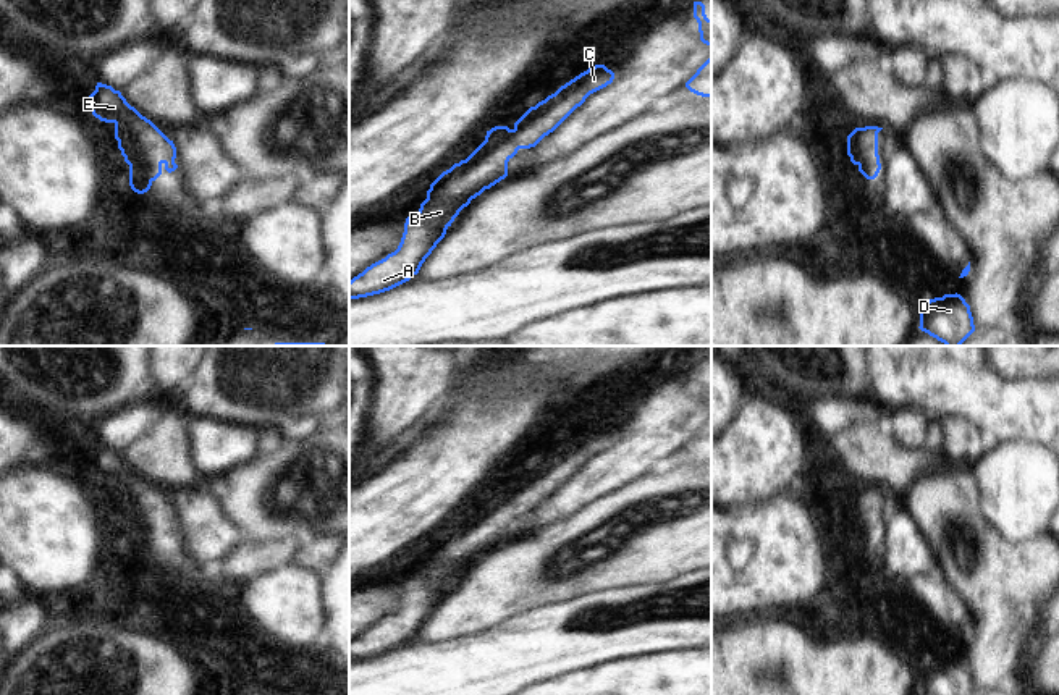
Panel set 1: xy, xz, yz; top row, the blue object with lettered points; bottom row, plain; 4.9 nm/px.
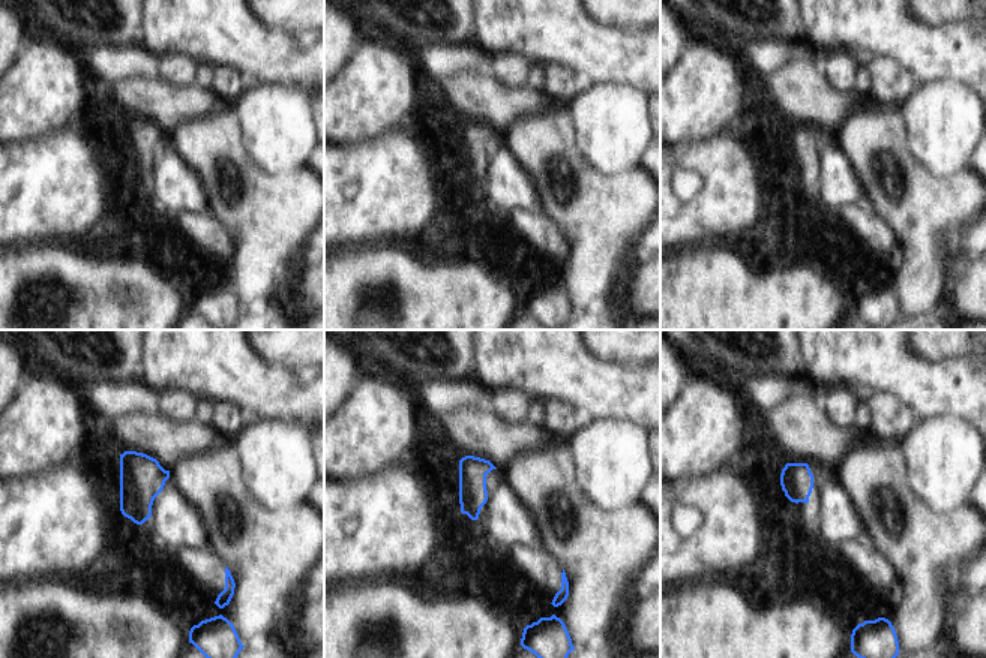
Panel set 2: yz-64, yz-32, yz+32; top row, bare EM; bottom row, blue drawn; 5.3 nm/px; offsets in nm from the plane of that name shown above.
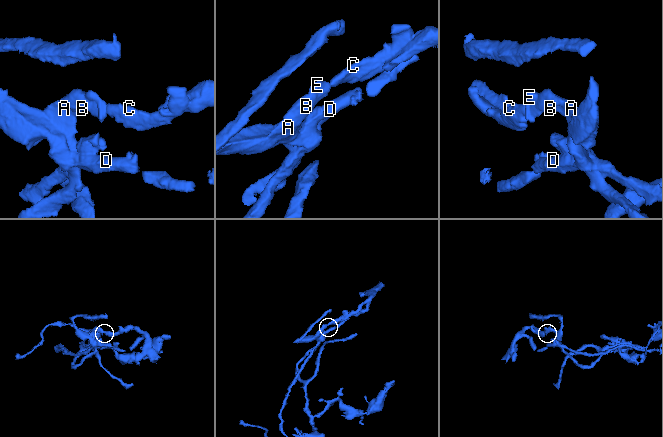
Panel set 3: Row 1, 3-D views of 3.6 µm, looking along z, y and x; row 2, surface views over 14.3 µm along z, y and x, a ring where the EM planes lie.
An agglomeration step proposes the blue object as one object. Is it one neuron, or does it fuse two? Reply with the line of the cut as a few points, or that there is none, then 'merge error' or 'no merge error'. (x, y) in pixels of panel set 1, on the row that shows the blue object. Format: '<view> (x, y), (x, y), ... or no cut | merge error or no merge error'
no cut | no merge error

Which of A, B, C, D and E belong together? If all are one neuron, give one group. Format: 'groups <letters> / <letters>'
groups A B C D E

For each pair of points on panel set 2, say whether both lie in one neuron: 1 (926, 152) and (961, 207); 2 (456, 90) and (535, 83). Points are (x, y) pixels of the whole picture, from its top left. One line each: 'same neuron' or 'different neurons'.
1: different neurons
2: different neurons

